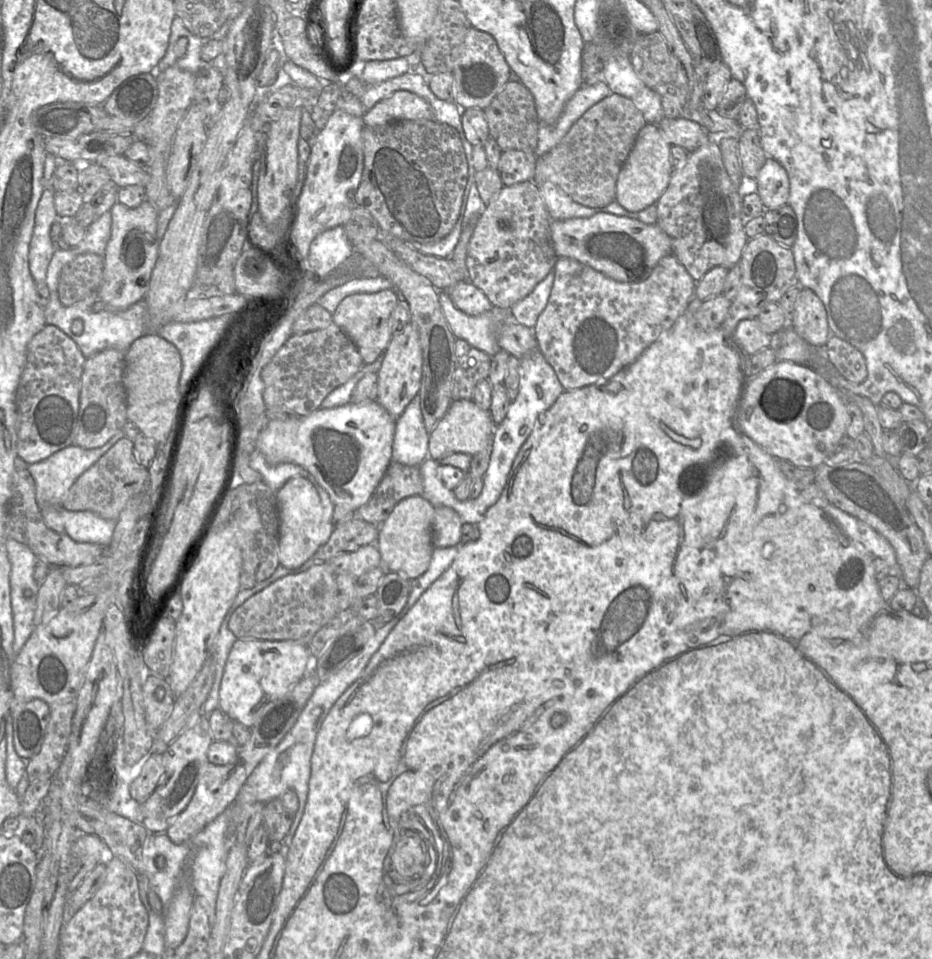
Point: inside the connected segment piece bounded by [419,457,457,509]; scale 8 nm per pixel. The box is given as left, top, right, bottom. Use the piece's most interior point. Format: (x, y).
(434, 491)

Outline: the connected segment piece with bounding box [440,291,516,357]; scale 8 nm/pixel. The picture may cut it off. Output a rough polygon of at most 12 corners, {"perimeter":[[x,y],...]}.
{"perimeter":[[445,291],[440,305],[456,339],[492,357],[497,332],[516,323],[497,307],[471,316]]}

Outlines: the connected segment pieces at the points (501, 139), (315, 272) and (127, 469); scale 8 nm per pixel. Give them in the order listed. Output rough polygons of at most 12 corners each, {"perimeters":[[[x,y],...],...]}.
{"perimeters":[[[518,78],[483,109],[503,151],[535,152],[540,121]],[[345,226],[320,233],[304,261],[311,278],[325,279],[351,261]],[[125,436],[78,477],[62,507],[117,521],[146,491]]]}

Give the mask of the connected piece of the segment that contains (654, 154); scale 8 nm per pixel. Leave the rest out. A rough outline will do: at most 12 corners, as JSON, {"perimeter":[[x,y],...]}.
{"perimeter":[[646,124],[618,175],[615,201],[630,212],[667,189],[671,147]]}

